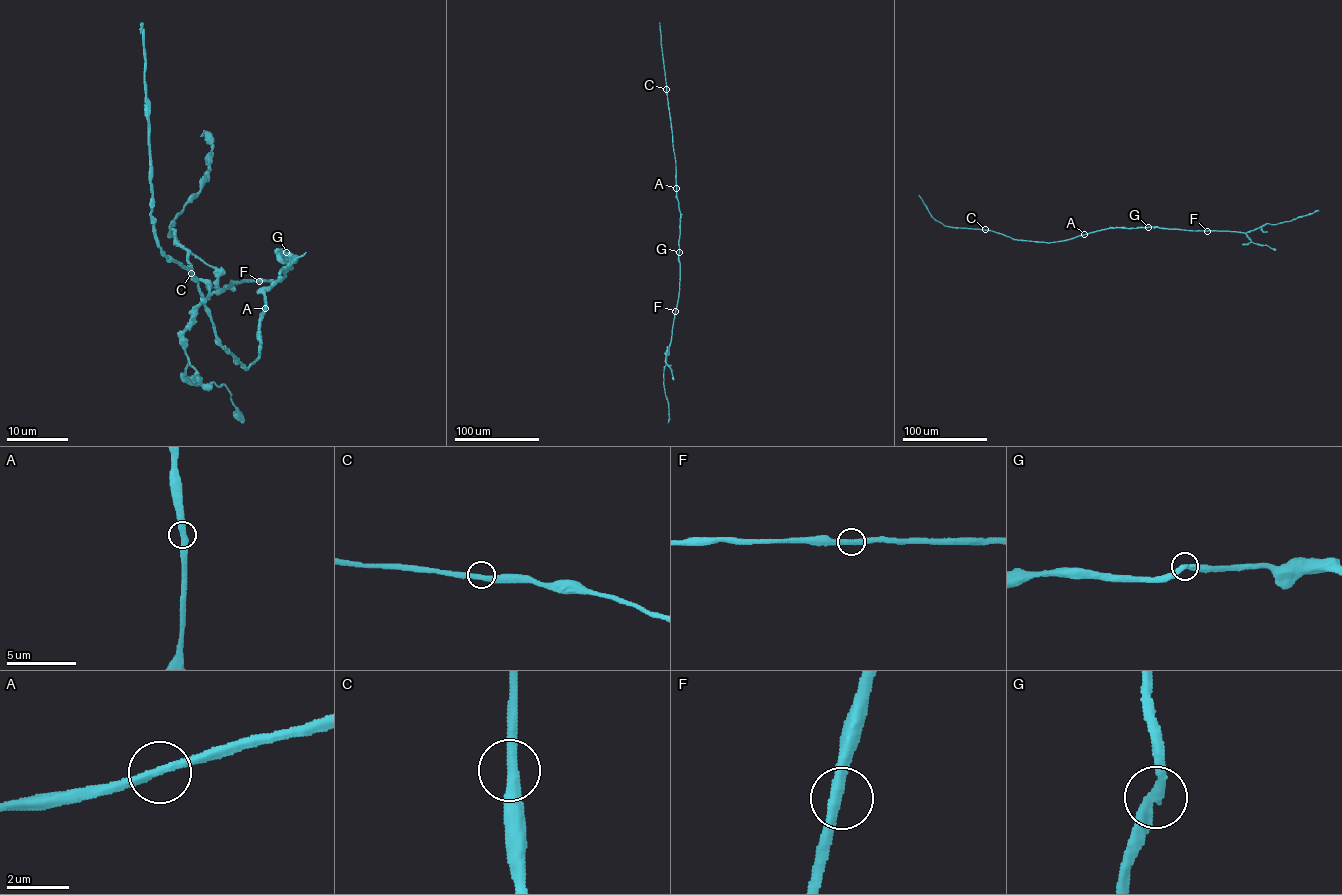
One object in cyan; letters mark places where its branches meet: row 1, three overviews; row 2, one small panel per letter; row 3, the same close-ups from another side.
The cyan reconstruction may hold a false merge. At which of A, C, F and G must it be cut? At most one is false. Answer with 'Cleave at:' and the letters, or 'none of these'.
Cleave at: none of these

